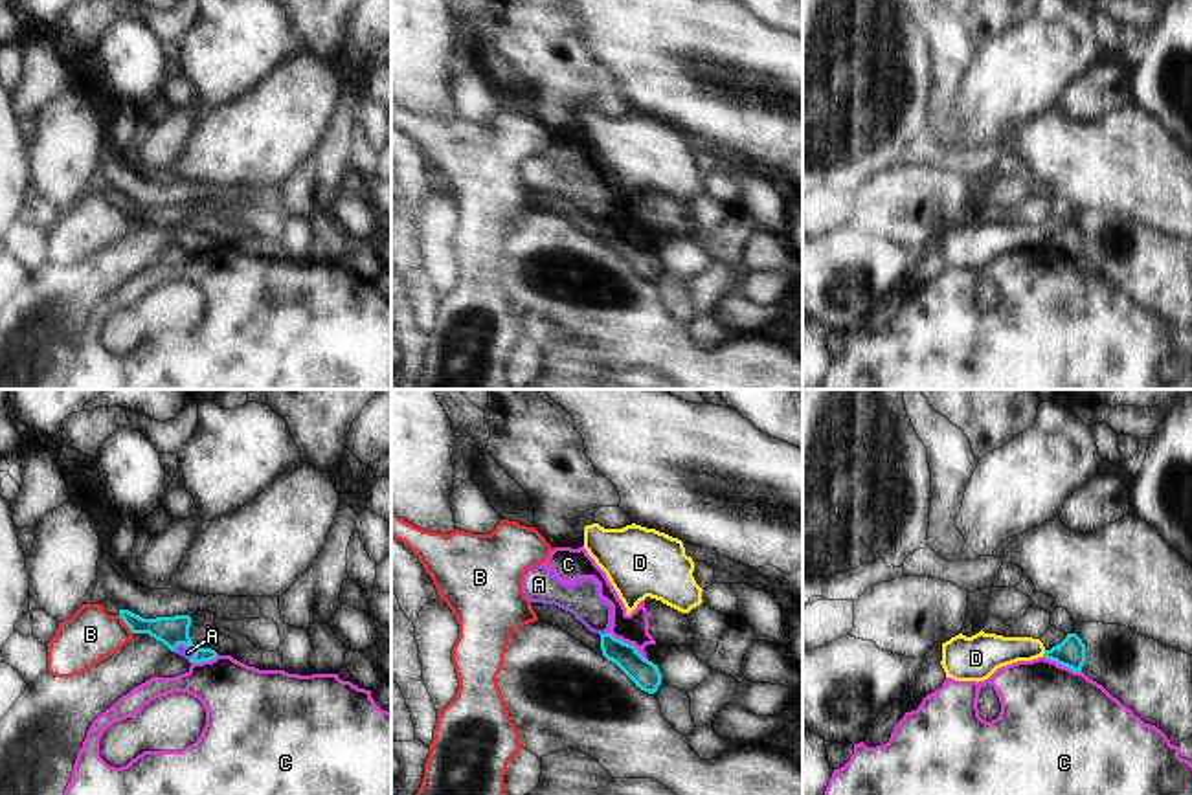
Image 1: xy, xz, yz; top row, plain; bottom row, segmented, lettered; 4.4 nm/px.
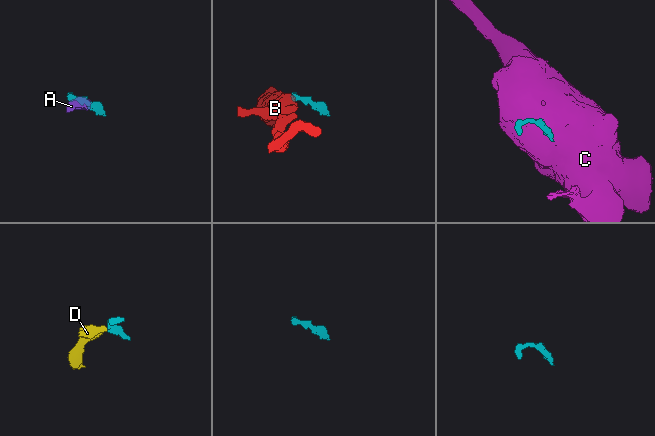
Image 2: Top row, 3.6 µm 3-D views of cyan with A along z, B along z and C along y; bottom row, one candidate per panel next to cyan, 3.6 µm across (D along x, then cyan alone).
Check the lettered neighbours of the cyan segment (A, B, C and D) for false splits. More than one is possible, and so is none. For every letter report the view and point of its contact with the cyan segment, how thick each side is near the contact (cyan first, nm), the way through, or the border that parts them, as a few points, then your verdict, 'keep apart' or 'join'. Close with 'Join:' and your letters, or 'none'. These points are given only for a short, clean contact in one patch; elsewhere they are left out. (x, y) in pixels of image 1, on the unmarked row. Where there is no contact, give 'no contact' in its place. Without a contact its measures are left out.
A: meets cyan in xy at (186, 234); 130 nm thick on the cyan side, 60 nm on the other; runs through xy (169, 219), (186, 234), (188, 241); join
B: meets cyan in xy at (125, 212); 130 nm thick on the cyan side, 240 nm on the other; border along xy (118, 204), (133, 221); keep apart
C: meets cyan in xz at (627, 232); 120 nm thick on the cyan side, 130 nm on the other; border along xz (607, 221), (630, 232), (647, 248); keep apart
D: meets cyan in yz at (1044, 243); 130 nm thick on the cyan side, 170 nm on the other; border along yz (1045, 239), (1042, 245); keep apart
Join: A

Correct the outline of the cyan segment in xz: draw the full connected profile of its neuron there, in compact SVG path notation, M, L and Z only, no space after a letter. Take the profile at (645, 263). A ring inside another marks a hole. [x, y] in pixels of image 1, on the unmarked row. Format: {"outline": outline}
{"outline": "M545 154L527 158L522 167L522 180L531 191L555 193L575 204L590 220L601 224L602 244L615 252L641 279L654 283L661 274L661 261L658 253L645 248L634 233L615 228L608 218L612 215L612 195L599 185L599 173L593 167L579 167L568 174L560 171Z"}

